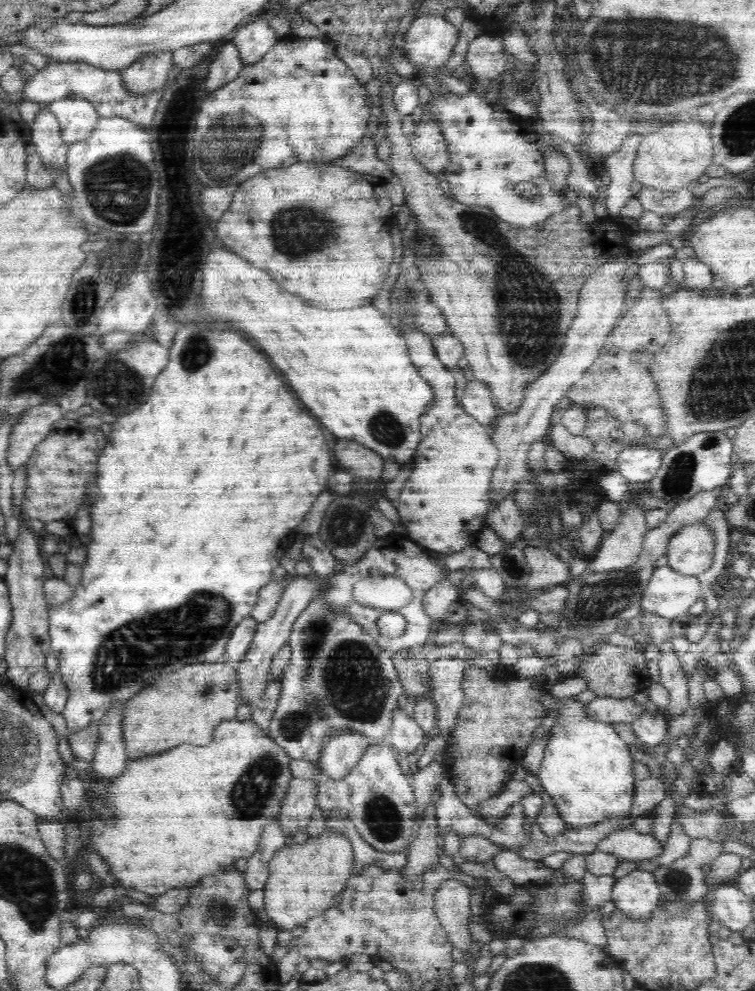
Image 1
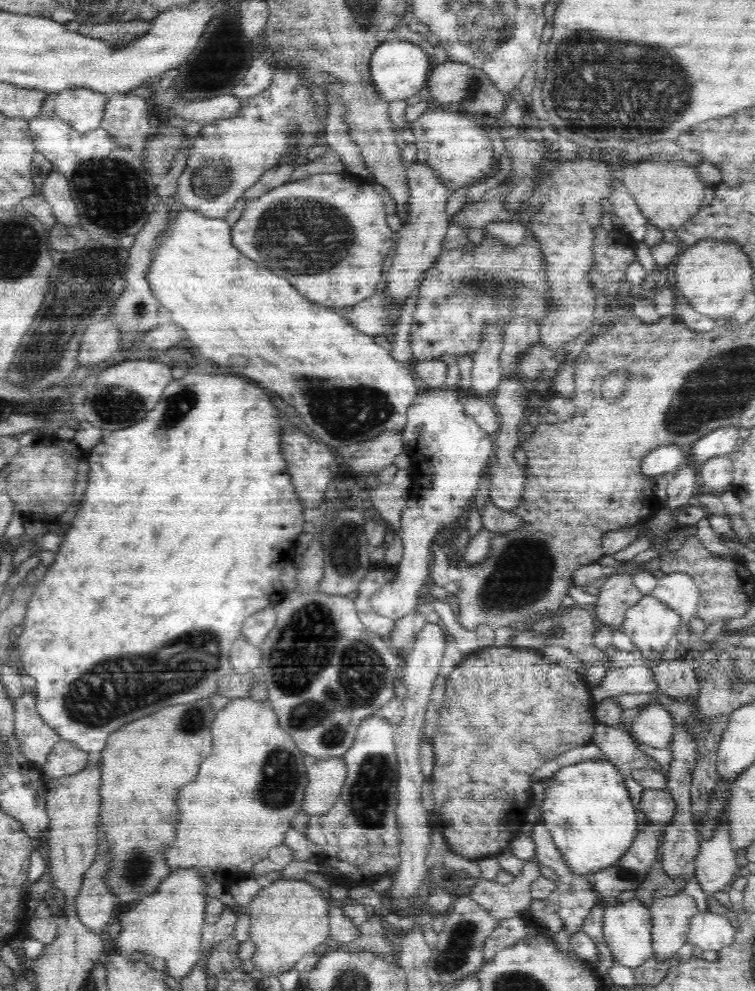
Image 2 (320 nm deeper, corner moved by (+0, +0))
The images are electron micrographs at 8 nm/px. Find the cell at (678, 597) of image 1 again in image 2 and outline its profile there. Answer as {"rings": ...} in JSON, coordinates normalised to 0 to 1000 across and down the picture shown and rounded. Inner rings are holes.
{"rings":[[[864,599],[852,601],[845,610],[829,618],[823,637],[850,660],[882,659],[885,649],[902,630],[901,621],[866,604]]]}

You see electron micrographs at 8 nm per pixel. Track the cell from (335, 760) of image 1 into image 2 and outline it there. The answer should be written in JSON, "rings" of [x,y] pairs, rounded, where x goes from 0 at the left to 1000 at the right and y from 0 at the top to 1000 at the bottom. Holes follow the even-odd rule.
{"rings":[[[454,764],[423,767],[407,775],[407,794],[399,817],[411,824],[432,821],[450,803],[460,784]]]}

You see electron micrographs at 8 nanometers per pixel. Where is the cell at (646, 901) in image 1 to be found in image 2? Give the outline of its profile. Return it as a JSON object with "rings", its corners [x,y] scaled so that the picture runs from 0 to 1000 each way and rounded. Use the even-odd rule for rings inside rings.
{"rings":[[[844,906],[826,911],[820,910],[815,914],[801,916],[799,922],[799,946],[808,958],[813,972],[842,977],[853,973],[861,965],[865,965],[865,949],[862,946],[862,918],[853,914]]]}

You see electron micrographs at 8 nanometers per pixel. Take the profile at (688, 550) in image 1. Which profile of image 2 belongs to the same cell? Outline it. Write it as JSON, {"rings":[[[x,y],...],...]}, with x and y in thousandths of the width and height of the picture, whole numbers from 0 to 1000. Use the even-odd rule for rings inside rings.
{"rings":[[[907,577],[882,579],[872,585],[872,591],[864,595],[864,602],[901,621],[903,629],[913,630],[927,604],[922,587]]]}

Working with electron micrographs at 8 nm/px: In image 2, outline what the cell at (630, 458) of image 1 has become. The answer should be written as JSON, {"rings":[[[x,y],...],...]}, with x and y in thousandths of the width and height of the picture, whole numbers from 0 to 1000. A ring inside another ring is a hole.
{"rings":[[[873,450],[850,462],[850,476],[866,483],[874,478],[890,479],[891,476],[903,470],[902,466],[909,459],[909,454],[899,450]]]}

